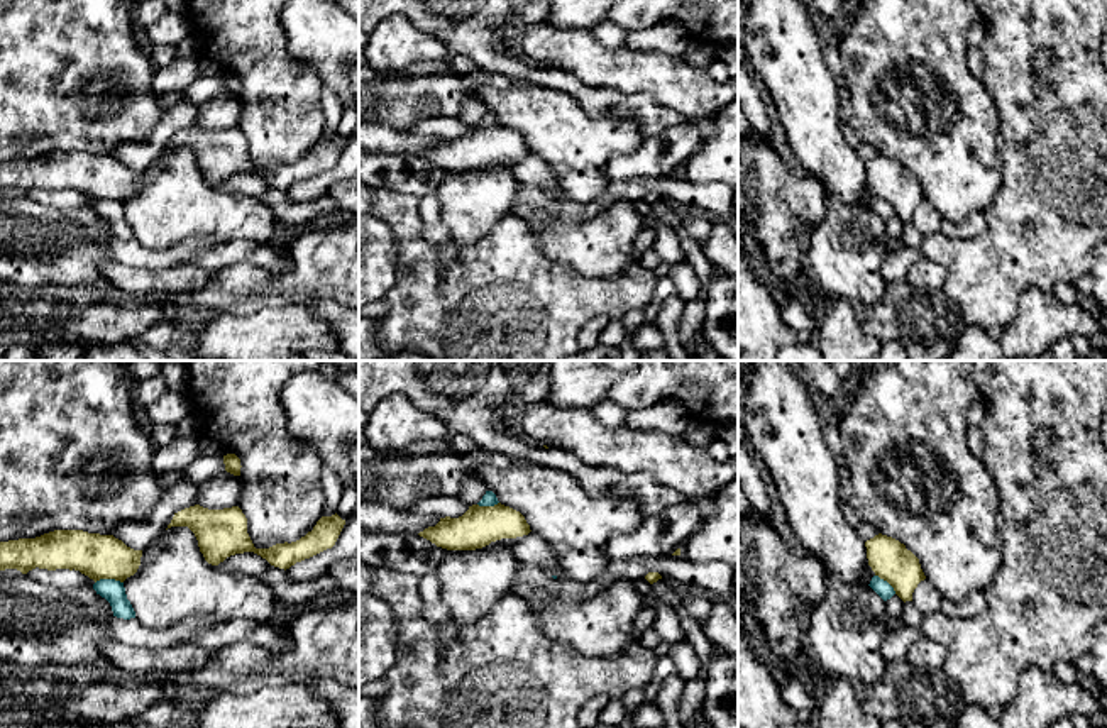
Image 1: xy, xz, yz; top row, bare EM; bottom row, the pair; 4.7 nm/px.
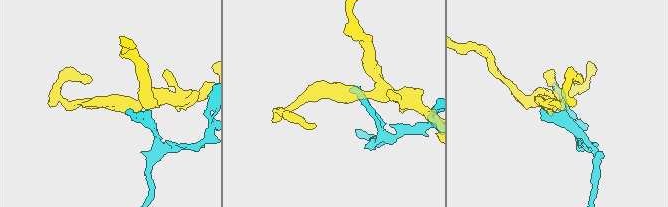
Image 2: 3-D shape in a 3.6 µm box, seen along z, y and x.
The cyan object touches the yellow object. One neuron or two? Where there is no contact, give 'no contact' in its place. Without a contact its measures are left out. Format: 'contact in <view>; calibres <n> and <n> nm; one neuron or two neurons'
contact in xy; calibres 110 and 220 nm; two neurons

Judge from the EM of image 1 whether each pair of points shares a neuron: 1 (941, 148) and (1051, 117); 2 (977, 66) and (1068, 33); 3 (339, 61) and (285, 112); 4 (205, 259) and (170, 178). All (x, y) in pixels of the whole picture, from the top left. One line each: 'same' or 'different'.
1: different
2: different
3: different
4: different

